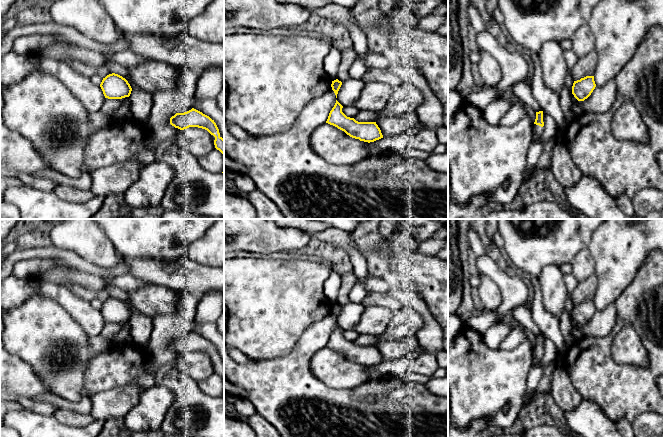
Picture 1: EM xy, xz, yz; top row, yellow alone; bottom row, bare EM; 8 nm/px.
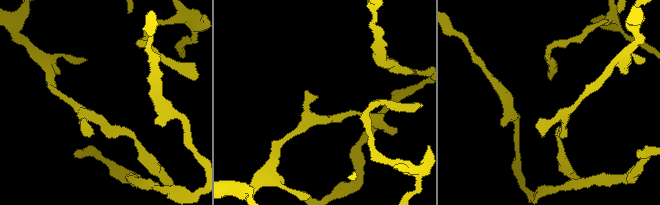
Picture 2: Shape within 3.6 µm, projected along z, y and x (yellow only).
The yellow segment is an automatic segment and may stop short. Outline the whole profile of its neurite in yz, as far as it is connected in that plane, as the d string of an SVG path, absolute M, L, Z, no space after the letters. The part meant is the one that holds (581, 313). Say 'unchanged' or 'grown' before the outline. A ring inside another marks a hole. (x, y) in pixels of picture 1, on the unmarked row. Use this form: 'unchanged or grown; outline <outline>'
unchanged; outline M586 300L580 304L574 305L572 318L578 325L584 325L591 319L595 311L594 300Z

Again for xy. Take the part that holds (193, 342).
unchanged; outline M192 332L184 337L176 337L170 342L170 348L180 354L189 351L198 351L207 354L215 361L215 372L224 379L224 363L220 360L216 347L209 340Z

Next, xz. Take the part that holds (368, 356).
unchanged; outline M336 324L326 347L337 351L350 361L360 365L370 367L383 362L376 346L358 346L354 342L347 341L342 336L342 332L343 330Z

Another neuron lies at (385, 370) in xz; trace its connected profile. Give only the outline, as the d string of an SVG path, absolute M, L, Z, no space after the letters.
M420 346L415 352L402 358L391 361L383 361L374 366L370 366L367 370L370 376L370 381L403 378L408 370L409 364L425 351L426 350Z

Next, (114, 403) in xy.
M137 384L101 391L92 396L90 414L102 421L124 418L138 404L143 391Z

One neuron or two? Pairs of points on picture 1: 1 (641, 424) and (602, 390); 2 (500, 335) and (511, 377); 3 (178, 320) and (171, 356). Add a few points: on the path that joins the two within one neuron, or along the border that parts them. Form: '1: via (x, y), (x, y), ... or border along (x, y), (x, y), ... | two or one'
1: border along (652, 411), (639, 414), (631, 423) | two
2: border along (481, 334), (484, 343), (488, 347), (498, 349) | two
3: via (169, 329), (165, 333), (165, 347) | one

